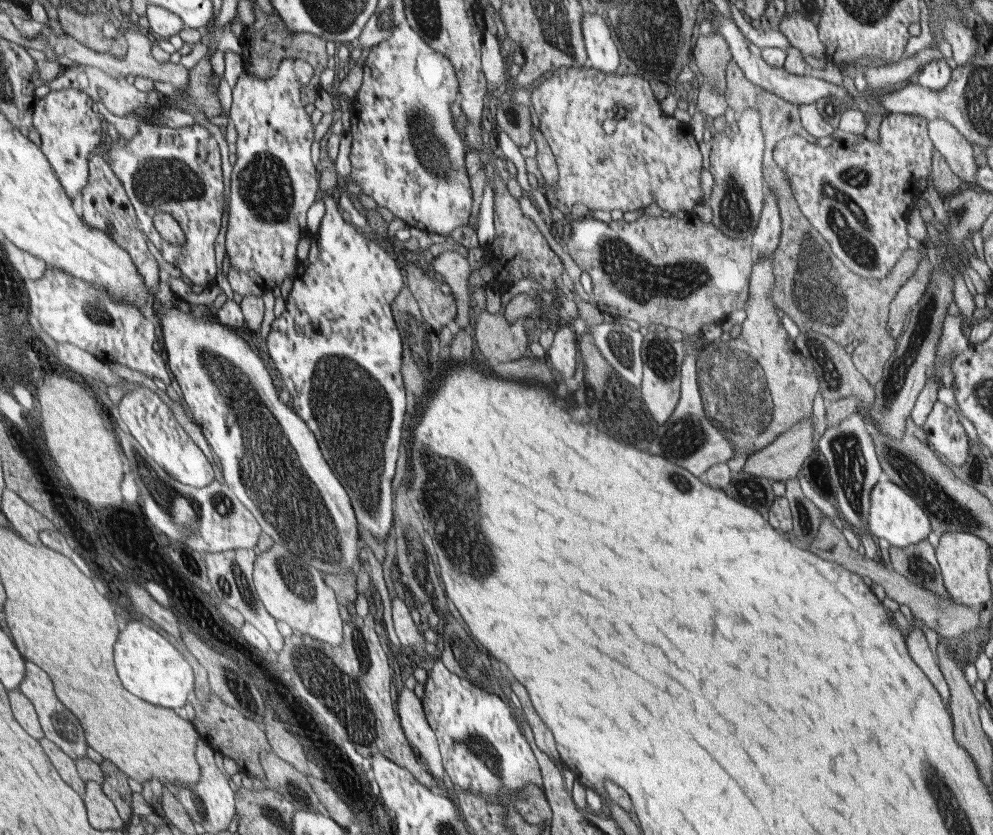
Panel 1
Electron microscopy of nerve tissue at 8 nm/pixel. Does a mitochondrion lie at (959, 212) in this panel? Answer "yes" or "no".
yes

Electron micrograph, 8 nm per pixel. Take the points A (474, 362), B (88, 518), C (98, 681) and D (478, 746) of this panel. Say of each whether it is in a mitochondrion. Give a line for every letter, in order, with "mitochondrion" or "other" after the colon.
A: other
B: other
C: other
D: mitochondrion

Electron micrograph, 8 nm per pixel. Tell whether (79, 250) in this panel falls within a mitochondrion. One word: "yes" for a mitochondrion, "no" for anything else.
no

